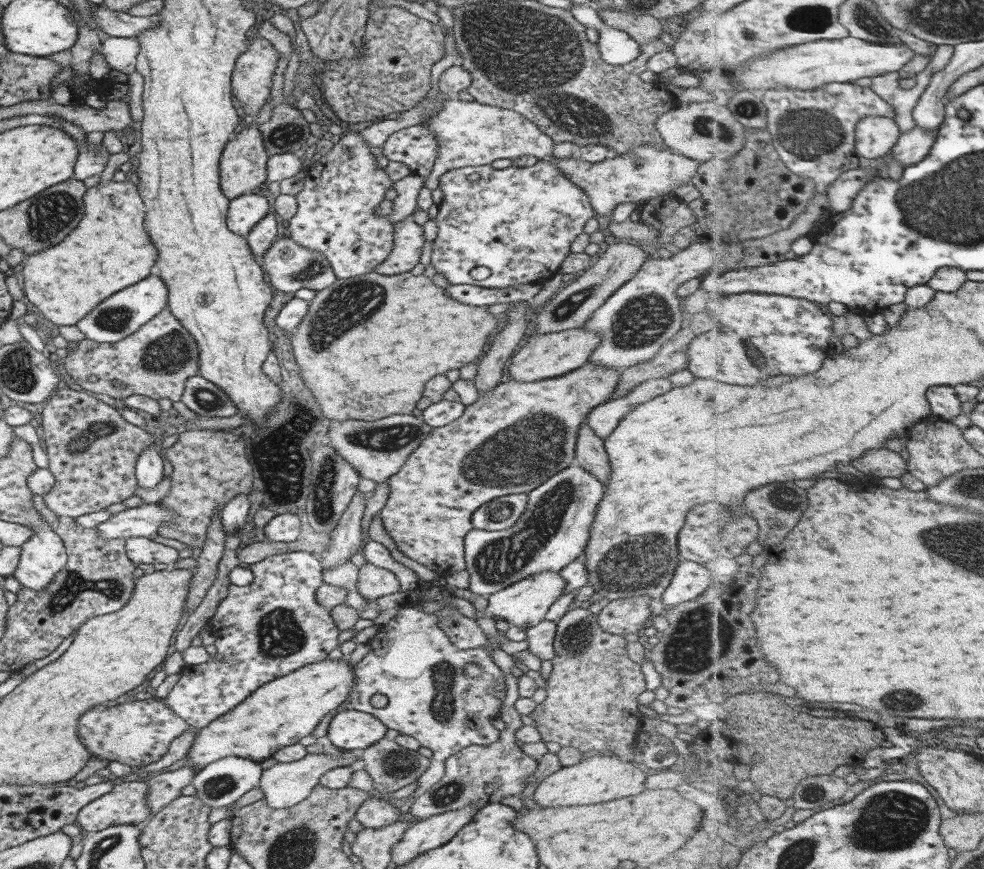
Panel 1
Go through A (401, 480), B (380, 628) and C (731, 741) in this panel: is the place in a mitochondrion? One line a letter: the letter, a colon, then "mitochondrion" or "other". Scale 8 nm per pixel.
A: other
B: other
C: other

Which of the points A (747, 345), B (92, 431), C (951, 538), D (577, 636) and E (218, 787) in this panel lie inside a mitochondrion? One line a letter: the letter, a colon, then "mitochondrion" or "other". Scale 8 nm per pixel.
A: other
B: other
C: mitochondrion
D: mitochondrion
E: mitochondrion

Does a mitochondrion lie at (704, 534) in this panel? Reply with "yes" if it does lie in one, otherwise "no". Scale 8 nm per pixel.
no

